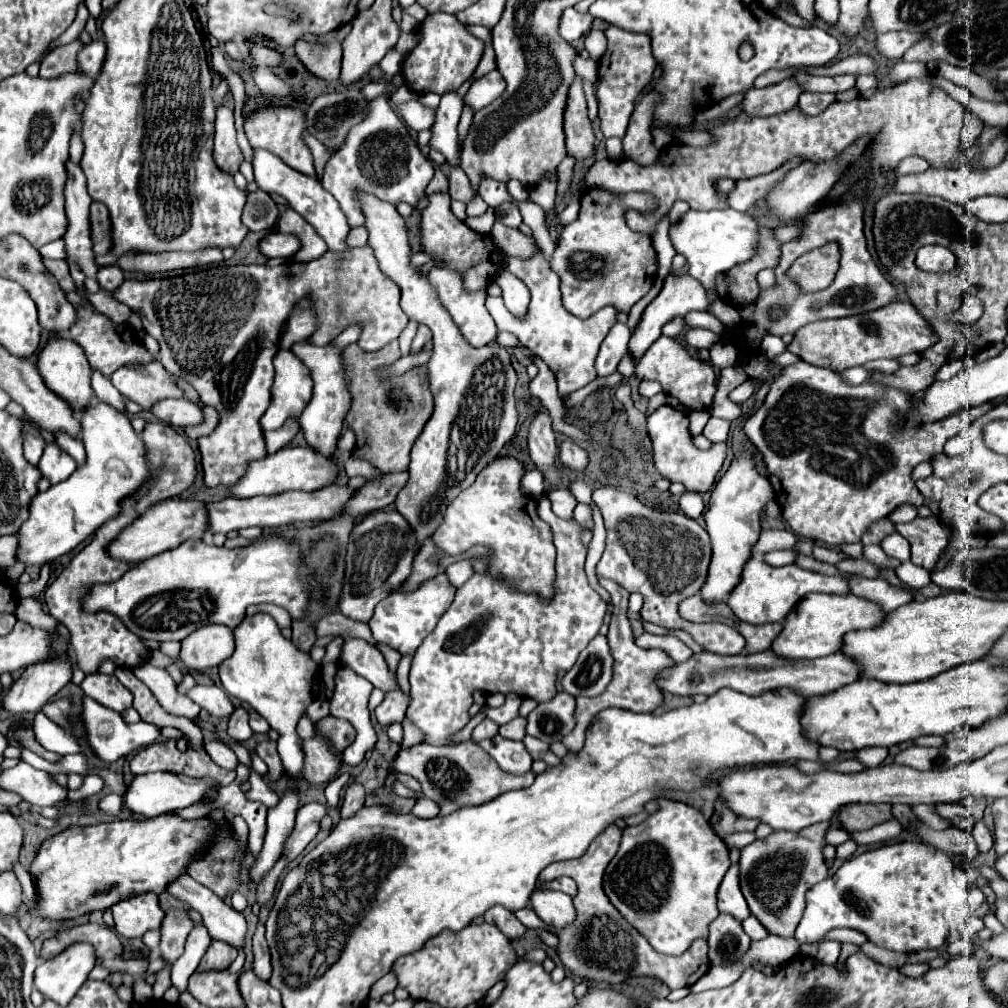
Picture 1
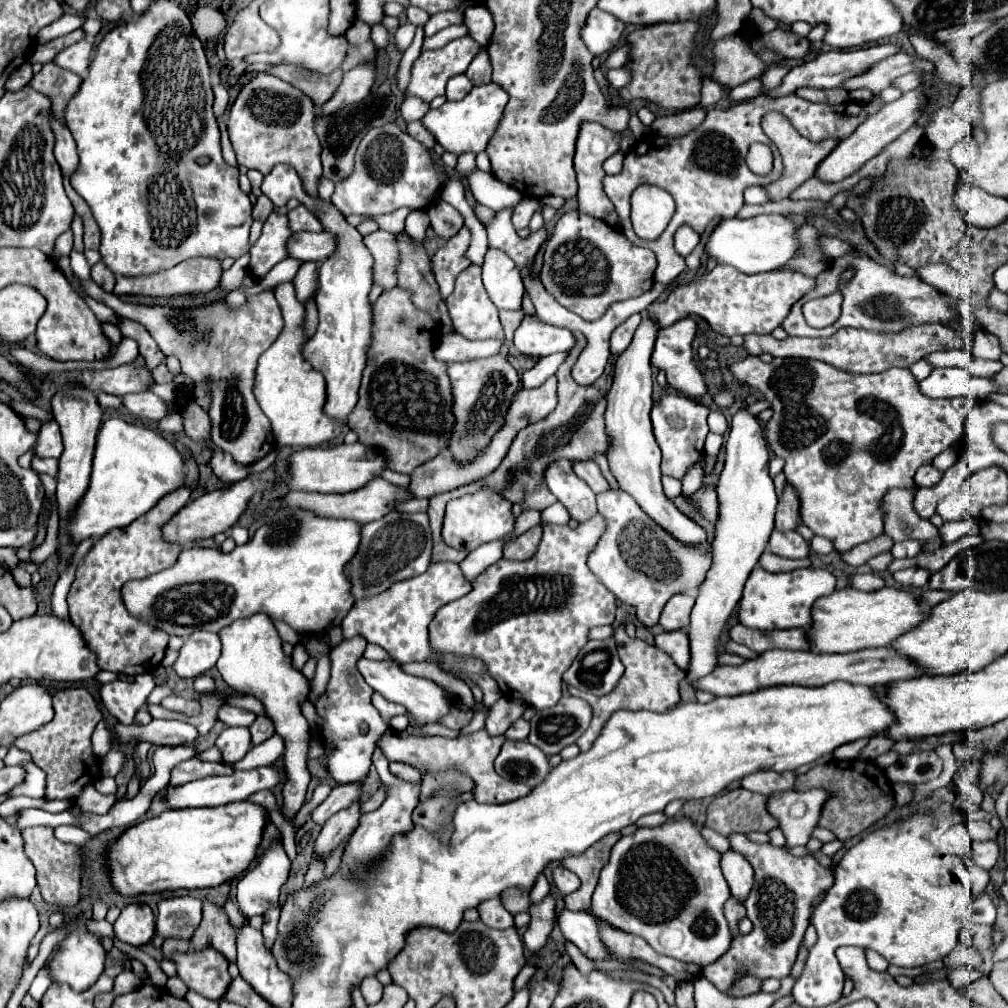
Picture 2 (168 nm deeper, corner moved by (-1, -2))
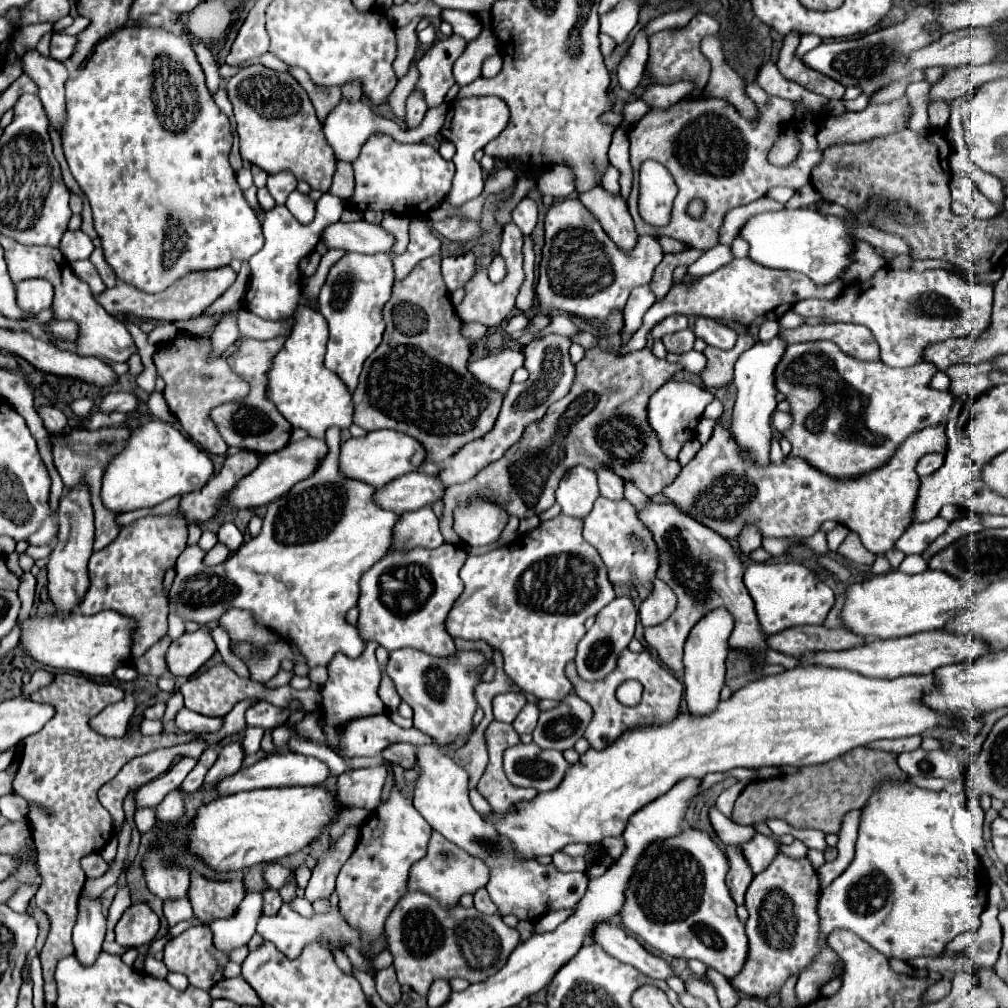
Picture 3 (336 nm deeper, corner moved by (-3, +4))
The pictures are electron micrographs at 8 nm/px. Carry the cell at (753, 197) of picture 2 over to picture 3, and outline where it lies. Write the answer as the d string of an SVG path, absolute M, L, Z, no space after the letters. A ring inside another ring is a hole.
M778 186L778 188L770 188L770 190L766 192L768 198L774 198L774 200L778 200L778 202L782 202L782 204L786 204L786 202L792 198L792 194L794 194L794 192L792 192L790 188L780 188L780 186Z

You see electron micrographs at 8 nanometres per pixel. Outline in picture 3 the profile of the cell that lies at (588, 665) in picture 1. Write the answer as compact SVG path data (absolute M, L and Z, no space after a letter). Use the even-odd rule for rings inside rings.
M614 598L606 608L602 608L598 612L594 626L586 632L586 636L578 644L576 666L578 666L578 676L582 680L588 680L588 682L602 680L616 668L618 656L622 654L622 650L628 648L628 644L634 636L636 618L638 618L638 612L630 598Z

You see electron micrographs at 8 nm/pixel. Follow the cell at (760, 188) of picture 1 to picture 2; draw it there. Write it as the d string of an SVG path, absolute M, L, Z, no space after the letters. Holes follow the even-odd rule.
M778 112L766 114L764 120L762 120L762 128L764 128L766 136L776 144L776 148L780 150L782 160L784 160L784 176L782 176L778 182L766 186L772 202L778 202L778 200L788 198L788 194L790 194L794 188L798 188L802 182L806 182L808 178L812 178L814 172L816 172L816 168L818 168L818 164L820 164L820 162L838 146L838 142L840 142L838 138L828 138L828 140L822 140L822 142L810 142L810 140L802 138L802 136L792 128L792 124L786 122L786 118L780 116Z

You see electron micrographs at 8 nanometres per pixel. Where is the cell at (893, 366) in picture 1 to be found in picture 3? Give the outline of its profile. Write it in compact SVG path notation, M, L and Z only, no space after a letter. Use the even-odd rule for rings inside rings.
M954 364L946 368L948 376L952 378L952 394L956 396L957 403L964 403L969 398L980 396L992 388L992 380L988 374L974 372L968 364Z

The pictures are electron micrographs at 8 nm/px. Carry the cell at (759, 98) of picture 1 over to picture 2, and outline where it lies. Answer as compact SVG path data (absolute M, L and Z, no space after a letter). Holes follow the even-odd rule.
M882 44L882 46L870 46L870 48L858 48L858 50L830 50L830 52L822 52L818 54L814 60L804 62L802 66L792 68L792 72L782 80L782 84L778 88L768 90L768 96L786 96L796 92L796 88L802 86L810 86L810 88L840 88L840 84L844 84L844 80L852 78L852 76L860 76L860 72L868 72L868 68L872 64L876 64L876 60L882 60L884 56L892 56L900 52L900 46L896 44Z

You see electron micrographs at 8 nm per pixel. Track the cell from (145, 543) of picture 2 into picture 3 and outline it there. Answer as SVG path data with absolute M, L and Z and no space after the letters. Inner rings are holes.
M180 510L168 516L146 516L124 526L120 534L102 550L94 552L88 562L90 586L78 604L78 612L92 616L104 610L114 610L136 622L132 634L130 656L140 658L168 632L166 590L174 580L174 566L186 548L188 520Z

